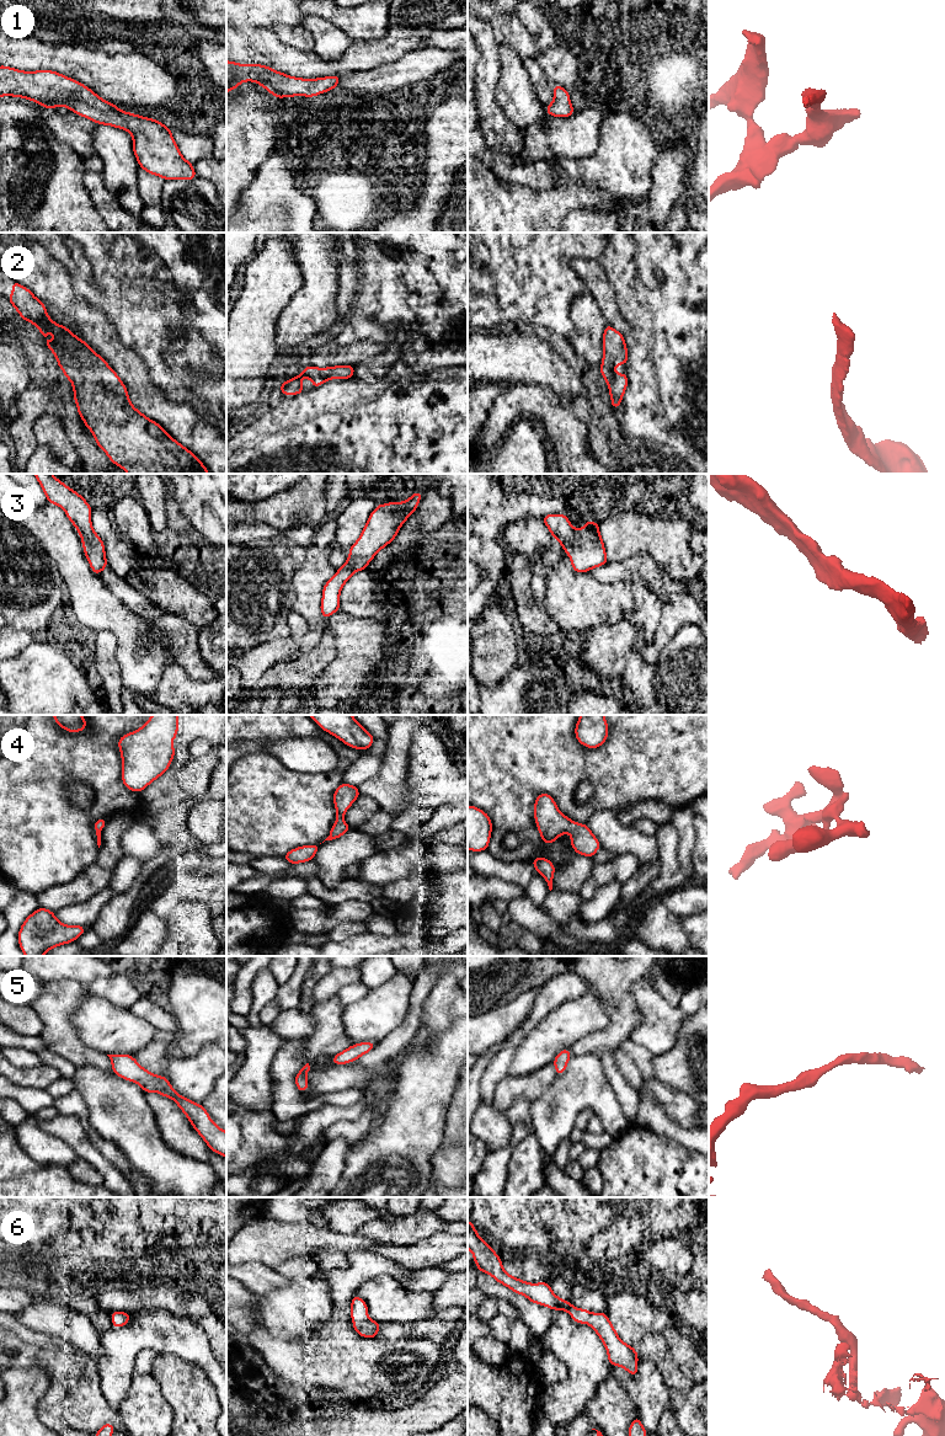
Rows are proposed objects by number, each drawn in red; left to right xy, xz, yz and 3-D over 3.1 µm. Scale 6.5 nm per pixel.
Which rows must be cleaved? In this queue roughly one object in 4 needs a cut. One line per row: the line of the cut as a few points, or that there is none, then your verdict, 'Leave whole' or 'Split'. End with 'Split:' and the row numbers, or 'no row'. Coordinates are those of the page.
1: No split. Leave whole
2: No split. Leave whole
3: No split. Leave whole
4: No split. Leave whole
5: No split. Leave whole
6: No split. Leave whole
Split: no row

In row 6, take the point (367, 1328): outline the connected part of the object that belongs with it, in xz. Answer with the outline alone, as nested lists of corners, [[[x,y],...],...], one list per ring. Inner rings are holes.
[[[357,1294],[353,1296],[351,1303],[351,1318],[357,1334],[363,1338],[377,1338],[380,1329],[380,1323],[368,1318],[368,1307]]]

